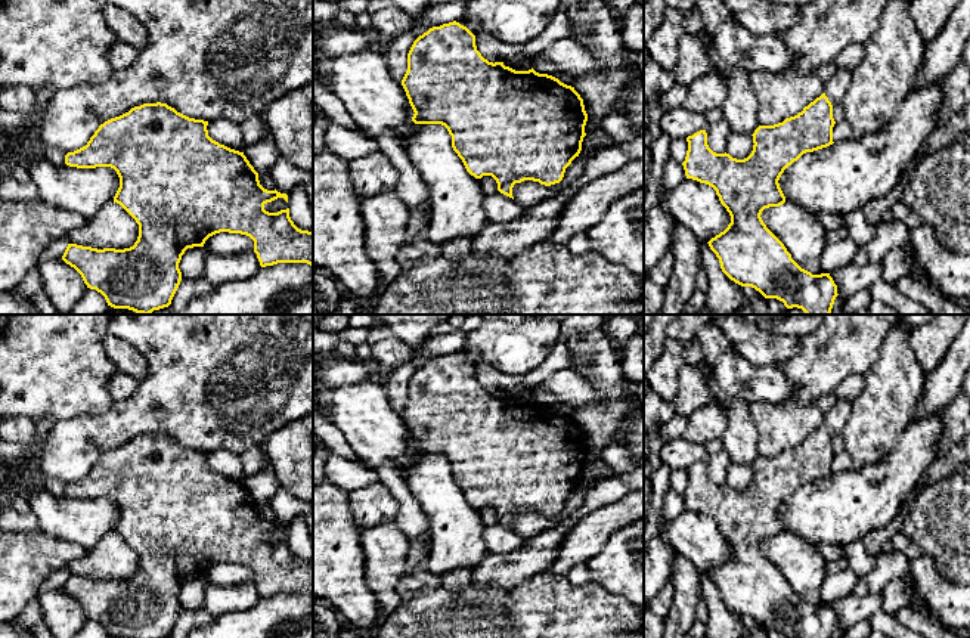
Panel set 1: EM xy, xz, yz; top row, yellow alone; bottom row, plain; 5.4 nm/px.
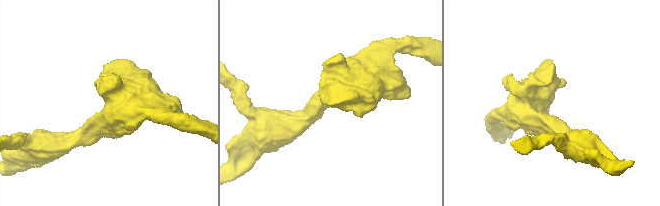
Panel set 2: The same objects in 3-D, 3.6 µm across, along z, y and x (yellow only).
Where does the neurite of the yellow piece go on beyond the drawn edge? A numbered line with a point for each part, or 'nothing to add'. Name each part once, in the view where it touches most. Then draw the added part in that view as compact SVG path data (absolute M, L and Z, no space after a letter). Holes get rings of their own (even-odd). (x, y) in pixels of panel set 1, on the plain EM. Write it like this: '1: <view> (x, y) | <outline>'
nothing to add

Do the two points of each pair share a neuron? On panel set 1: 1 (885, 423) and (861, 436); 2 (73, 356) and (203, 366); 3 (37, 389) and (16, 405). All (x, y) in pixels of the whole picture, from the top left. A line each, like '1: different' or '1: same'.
1: same
2: different
3: same

